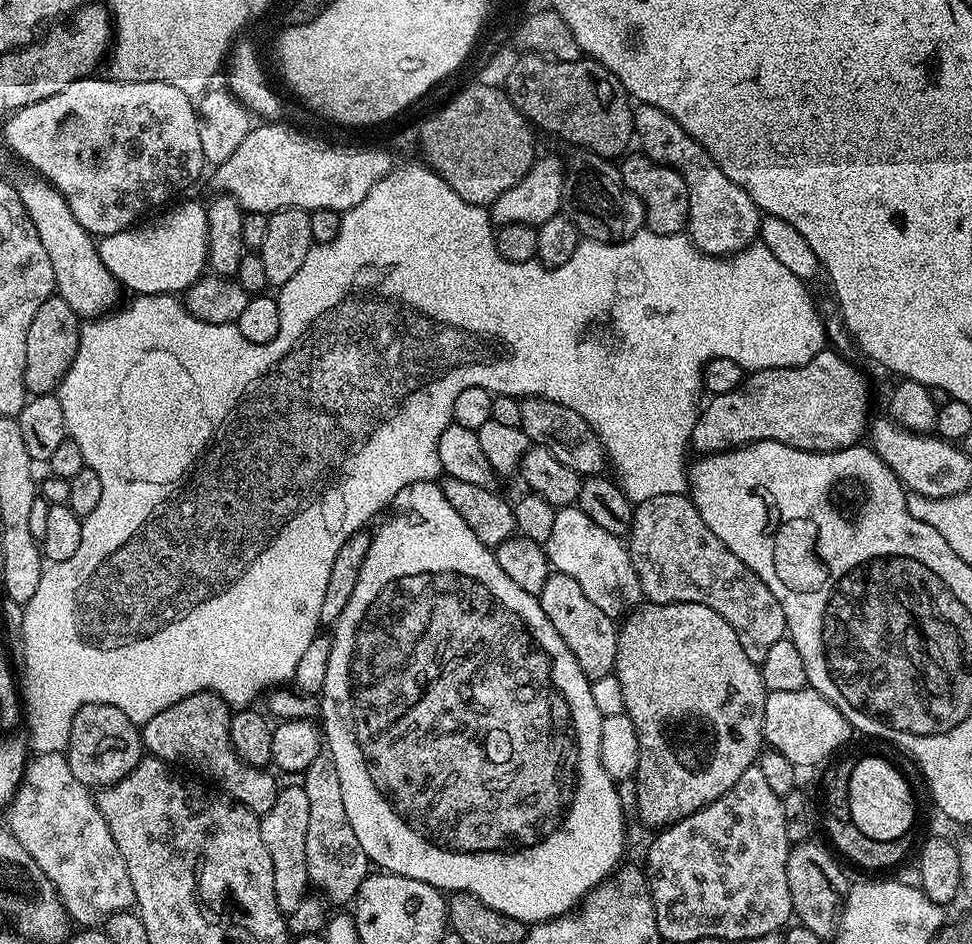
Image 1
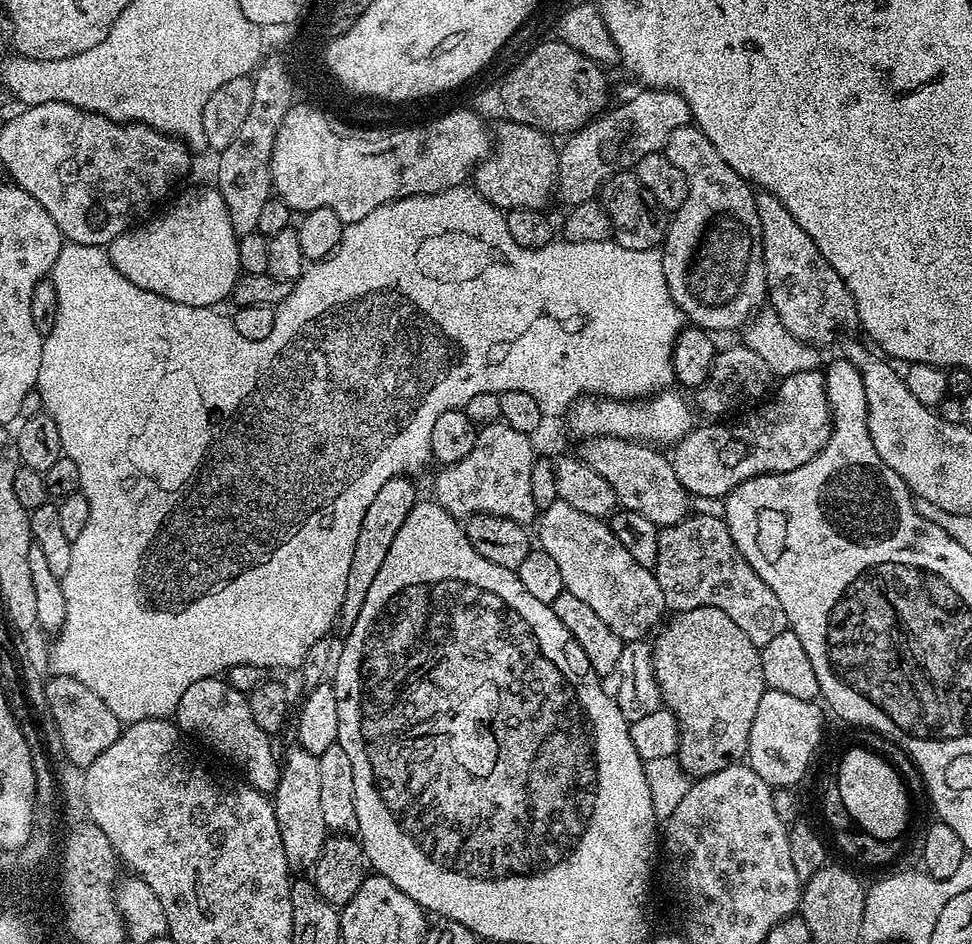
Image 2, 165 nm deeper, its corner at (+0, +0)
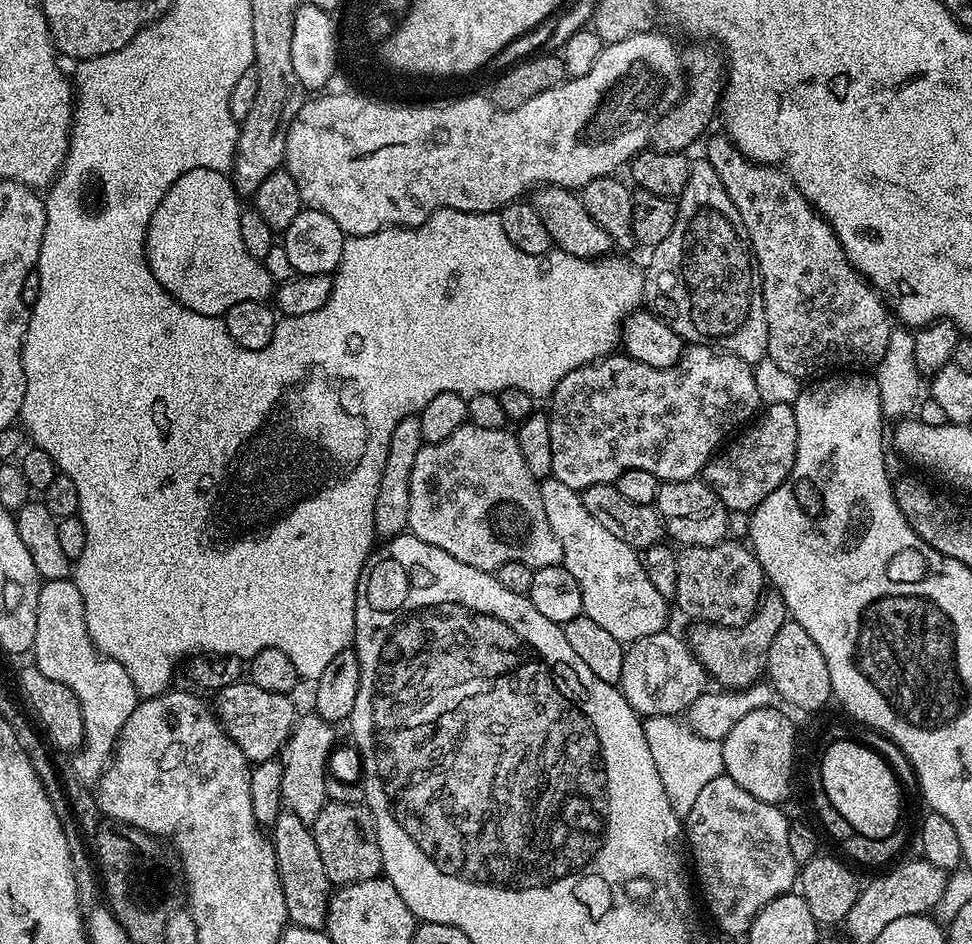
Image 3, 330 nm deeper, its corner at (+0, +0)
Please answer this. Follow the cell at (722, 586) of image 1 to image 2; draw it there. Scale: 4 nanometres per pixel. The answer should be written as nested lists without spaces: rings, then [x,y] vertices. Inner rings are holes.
[[[689,514],[685,520],[674,526],[666,526],[658,531],[658,558],[654,569],[658,586],[662,590],[665,609],[673,613],[694,610],[695,608],[713,608],[722,610],[738,630],[742,630],[762,649],[766,642],[778,638],[778,634],[789,631],[786,610],[782,610],[782,602],[778,602],[778,594],[758,578],[754,566],[746,562],[746,558],[738,550],[734,538],[730,538],[730,530],[724,525],[723,519],[716,516],[696,516]]]

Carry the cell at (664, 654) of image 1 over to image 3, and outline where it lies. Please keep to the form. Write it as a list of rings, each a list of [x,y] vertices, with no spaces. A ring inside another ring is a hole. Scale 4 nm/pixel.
[[[774,590],[765,591],[760,607],[751,618],[737,628],[723,628],[717,624],[701,623],[692,626],[688,632],[688,644],[692,647],[691,655],[700,661],[705,673],[718,682],[721,689],[741,689],[750,687],[765,675],[770,642],[774,634],[782,630],[789,619],[788,608],[783,598]]]

